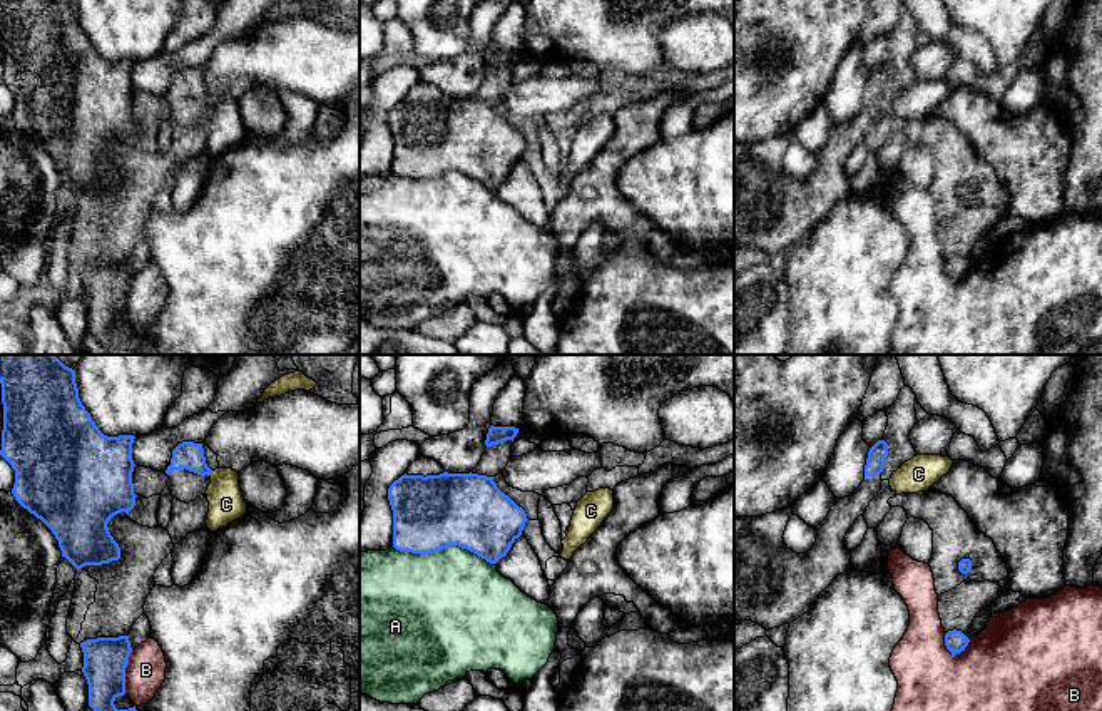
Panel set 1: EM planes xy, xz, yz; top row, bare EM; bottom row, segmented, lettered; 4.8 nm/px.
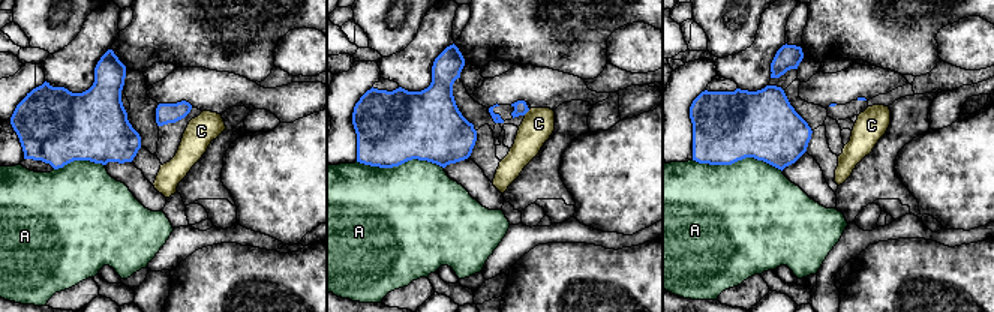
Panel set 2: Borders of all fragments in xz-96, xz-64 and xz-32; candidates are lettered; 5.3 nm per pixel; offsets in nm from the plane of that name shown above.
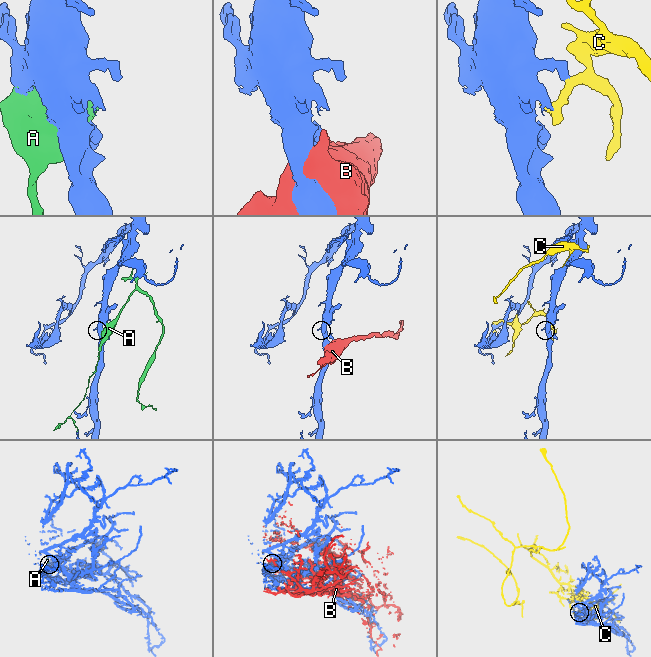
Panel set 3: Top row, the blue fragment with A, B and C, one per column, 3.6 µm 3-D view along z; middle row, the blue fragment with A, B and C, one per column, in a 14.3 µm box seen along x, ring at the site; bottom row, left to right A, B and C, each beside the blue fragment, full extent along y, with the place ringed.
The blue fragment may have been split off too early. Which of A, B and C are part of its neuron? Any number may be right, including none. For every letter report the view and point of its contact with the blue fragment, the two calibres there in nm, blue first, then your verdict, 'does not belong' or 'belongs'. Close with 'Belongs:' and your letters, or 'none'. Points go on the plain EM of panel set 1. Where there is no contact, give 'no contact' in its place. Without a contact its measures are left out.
A: meets blue in xz at (443, 173); 360 nm thick on the blue side, 480 nm on the other; does not belong
B: meets blue in xy at (124, 296); 200 nm thick on the blue side, 190 nm on the other; does not belong
C: meets blue in xy at (211, 96); 140 nm thick on the blue side, 180 nm on the other; does not belong
Belongs: none

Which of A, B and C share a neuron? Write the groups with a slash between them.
A / B / C

